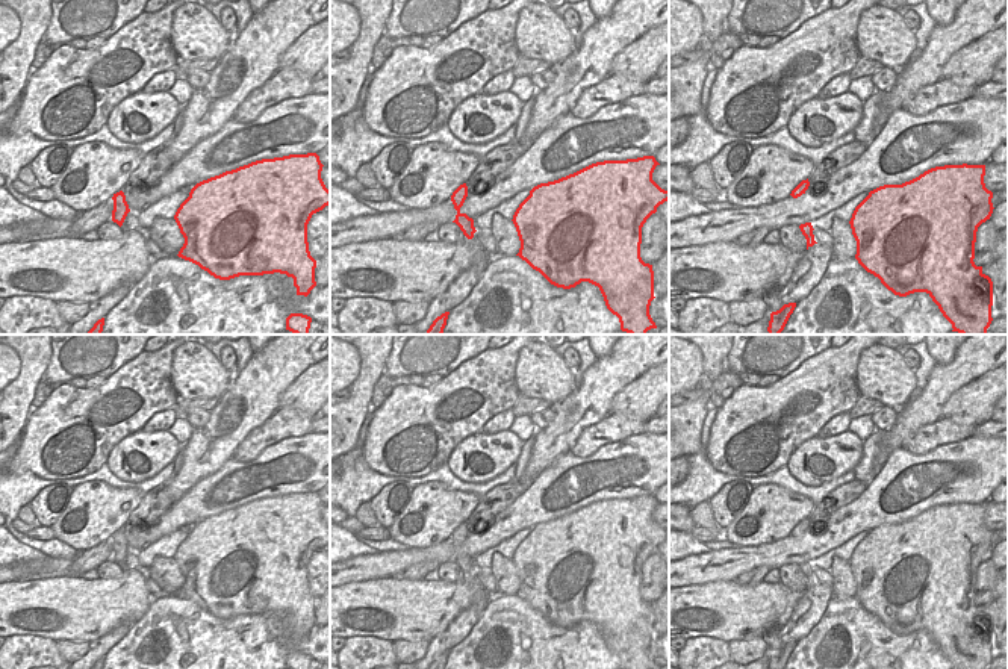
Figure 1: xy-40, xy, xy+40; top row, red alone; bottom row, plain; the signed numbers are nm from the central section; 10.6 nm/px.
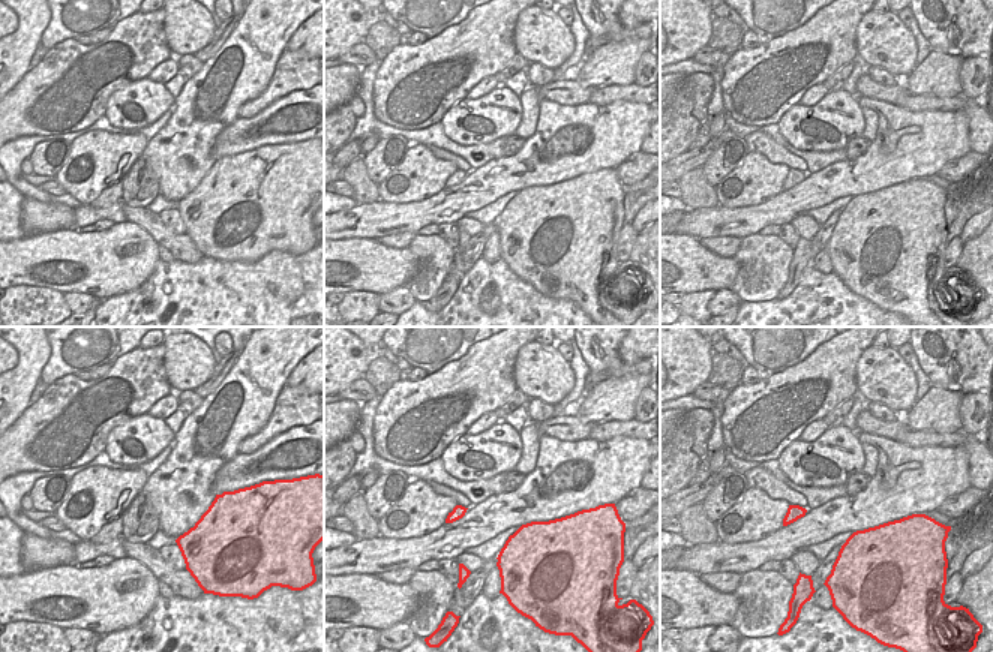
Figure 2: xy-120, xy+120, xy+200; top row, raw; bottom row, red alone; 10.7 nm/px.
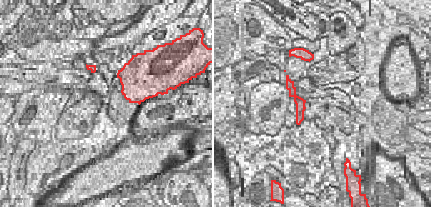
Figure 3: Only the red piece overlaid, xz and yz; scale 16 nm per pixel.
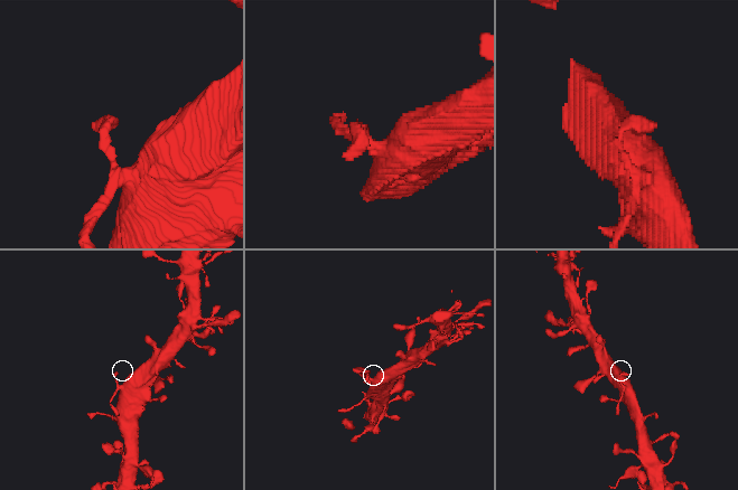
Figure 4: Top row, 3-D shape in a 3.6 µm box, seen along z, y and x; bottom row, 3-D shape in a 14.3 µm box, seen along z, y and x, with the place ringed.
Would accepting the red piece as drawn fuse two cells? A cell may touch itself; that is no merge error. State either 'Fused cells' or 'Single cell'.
Single cell

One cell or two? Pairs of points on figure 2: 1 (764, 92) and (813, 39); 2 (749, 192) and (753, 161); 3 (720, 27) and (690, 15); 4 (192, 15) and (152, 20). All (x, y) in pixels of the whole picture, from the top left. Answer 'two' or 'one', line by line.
1: one
2: one
3: two
4: two

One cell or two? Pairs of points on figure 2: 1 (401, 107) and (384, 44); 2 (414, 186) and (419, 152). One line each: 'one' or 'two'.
1: two
2: one

